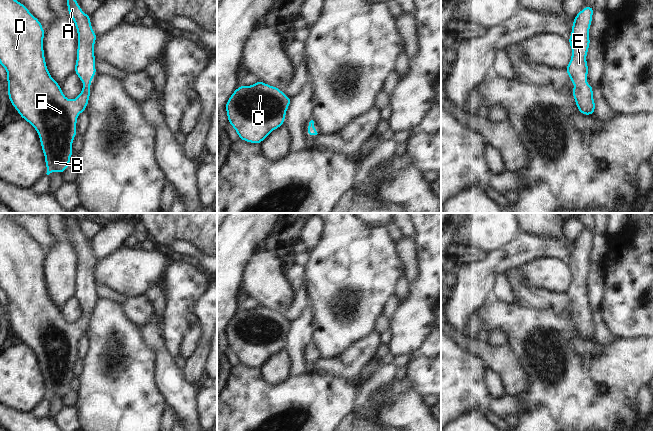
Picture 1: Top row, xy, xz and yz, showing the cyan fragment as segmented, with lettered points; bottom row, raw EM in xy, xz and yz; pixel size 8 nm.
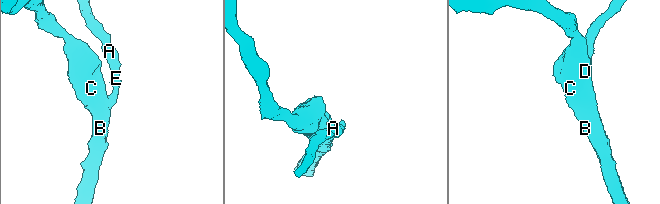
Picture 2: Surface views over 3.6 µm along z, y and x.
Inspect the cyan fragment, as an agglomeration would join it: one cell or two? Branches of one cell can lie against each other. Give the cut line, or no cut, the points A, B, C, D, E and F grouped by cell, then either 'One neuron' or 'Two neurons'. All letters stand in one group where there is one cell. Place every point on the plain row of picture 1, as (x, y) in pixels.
No split. Groups: A B C D E F. One neuron.

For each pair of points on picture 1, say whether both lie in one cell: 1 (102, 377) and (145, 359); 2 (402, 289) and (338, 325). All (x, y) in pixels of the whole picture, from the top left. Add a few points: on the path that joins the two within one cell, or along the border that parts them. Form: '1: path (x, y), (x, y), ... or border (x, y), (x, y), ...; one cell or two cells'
1: path (113, 377), (128, 362), (134, 360); one cell
2: border (398, 280), (392, 292); two cells

